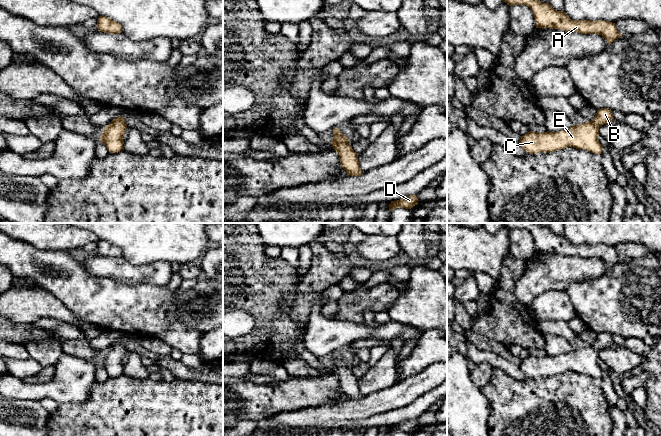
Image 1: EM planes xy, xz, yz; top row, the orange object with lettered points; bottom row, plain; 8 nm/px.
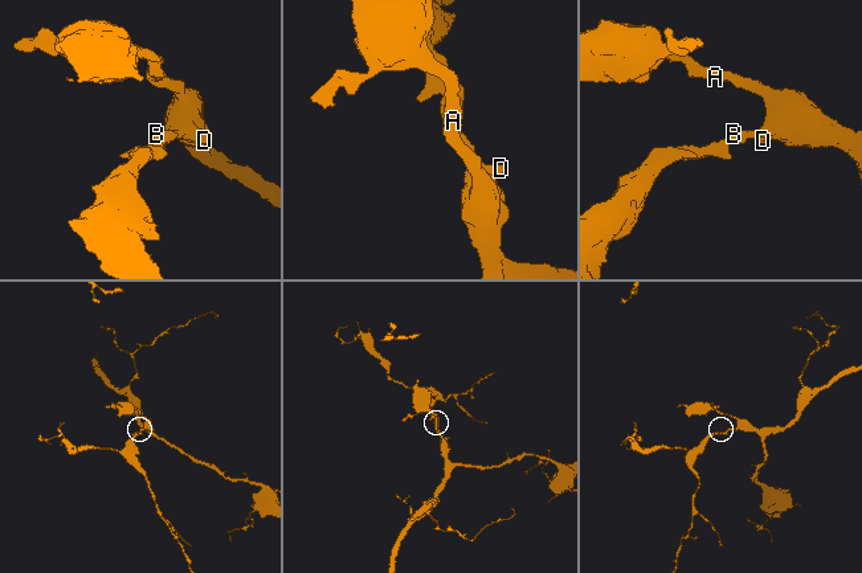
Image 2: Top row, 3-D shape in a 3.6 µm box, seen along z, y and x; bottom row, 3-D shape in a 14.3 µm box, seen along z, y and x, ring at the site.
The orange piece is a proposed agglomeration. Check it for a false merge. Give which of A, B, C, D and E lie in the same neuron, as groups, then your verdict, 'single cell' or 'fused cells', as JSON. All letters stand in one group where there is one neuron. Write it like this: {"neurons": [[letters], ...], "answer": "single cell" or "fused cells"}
{"neurons": [["A", "B", "C", "D", "E"]], "answer": "single cell"}

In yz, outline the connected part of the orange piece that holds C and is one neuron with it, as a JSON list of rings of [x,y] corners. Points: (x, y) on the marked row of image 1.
[[[601,108],[595,117],[584,124],[573,125],[559,132],[535,133],[529,131],[519,141],[521,147],[529,154],[553,152],[567,147],[587,150],[601,154],[603,147],[598,140],[599,127],[614,121],[612,110]]]

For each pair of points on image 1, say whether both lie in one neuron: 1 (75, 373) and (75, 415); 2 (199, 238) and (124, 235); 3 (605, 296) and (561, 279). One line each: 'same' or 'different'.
1: different
2: same
3: different

